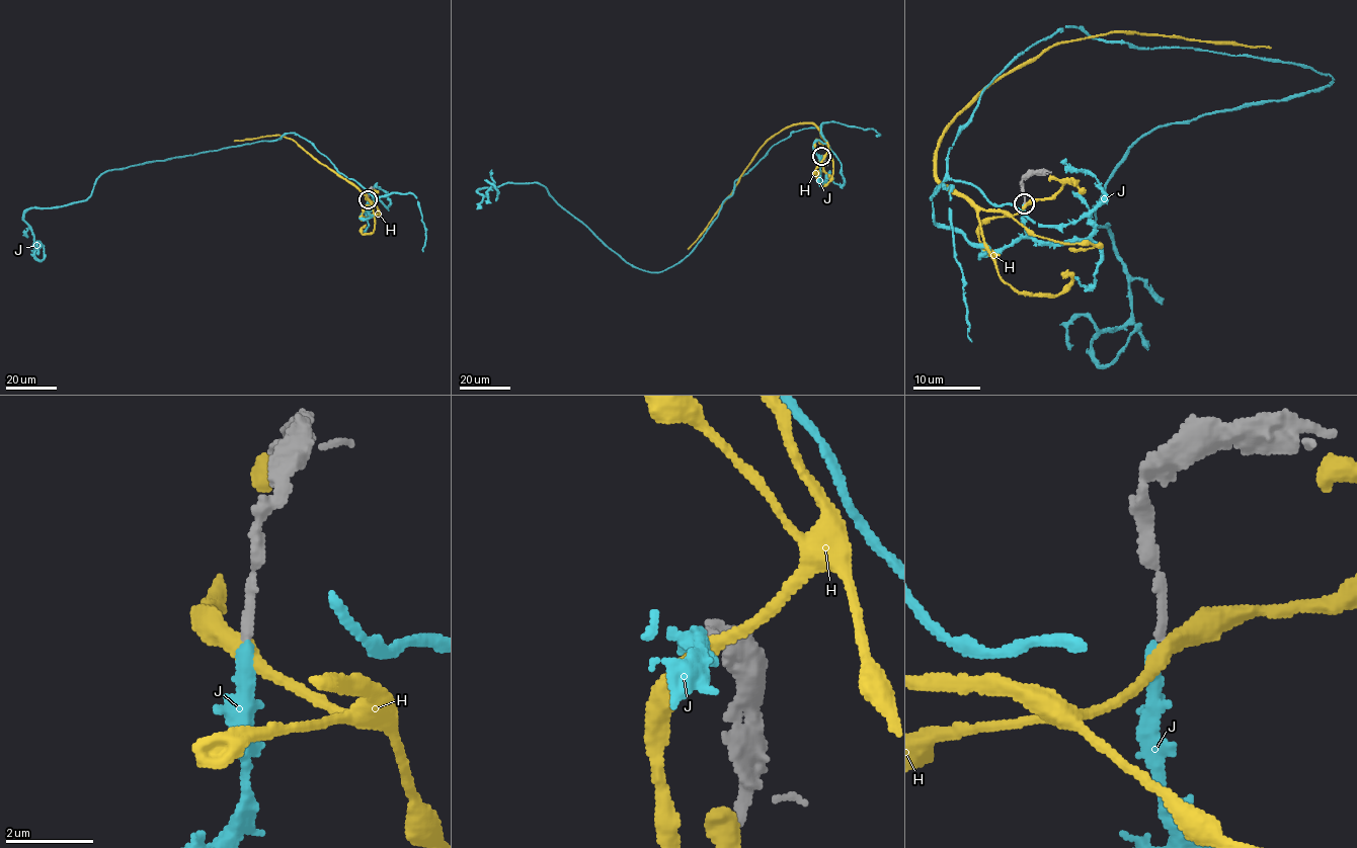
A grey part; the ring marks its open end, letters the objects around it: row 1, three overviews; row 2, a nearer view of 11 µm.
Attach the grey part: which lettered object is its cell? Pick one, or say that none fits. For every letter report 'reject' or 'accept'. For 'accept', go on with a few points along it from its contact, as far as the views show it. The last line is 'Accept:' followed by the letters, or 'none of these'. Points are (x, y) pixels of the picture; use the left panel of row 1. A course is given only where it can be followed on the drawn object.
H: reject
J: accept | via (368, 199), (360, 218), (376, 197), (285, 133), (108, 170), (84, 200), (24, 214), (38, 260), (42, 244)
Accept: J

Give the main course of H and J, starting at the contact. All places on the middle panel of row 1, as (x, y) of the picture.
H: (821, 157), (828, 147), (813, 124), (792, 124), (774, 135), (688, 249)
J: (821, 157), (829, 121), (775, 144), (658, 272), (538, 182), (487, 196), (488, 181), (495, 200)

